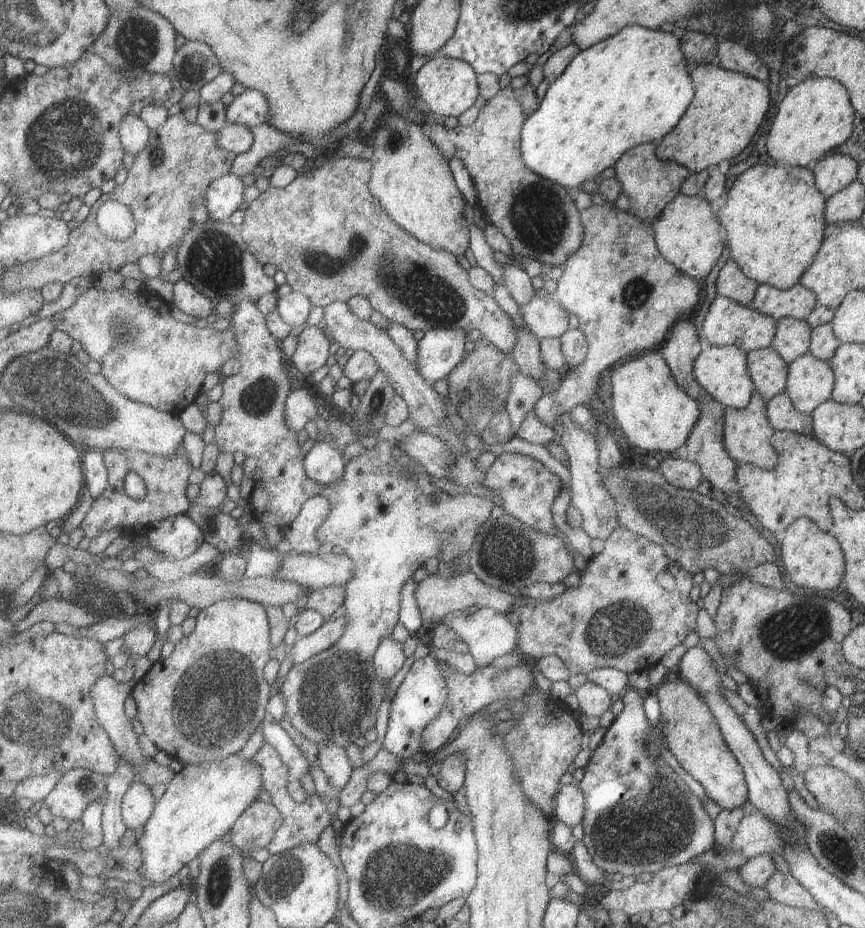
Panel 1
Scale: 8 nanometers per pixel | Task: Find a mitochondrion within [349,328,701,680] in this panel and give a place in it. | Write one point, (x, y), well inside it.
(622, 632)

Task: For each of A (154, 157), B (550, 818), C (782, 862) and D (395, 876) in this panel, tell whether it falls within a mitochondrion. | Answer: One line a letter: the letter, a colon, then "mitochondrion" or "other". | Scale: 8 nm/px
A: mitochondrion
B: other
C: other
D: mitochondrion

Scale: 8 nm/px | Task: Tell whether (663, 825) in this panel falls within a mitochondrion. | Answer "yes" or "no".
yes

